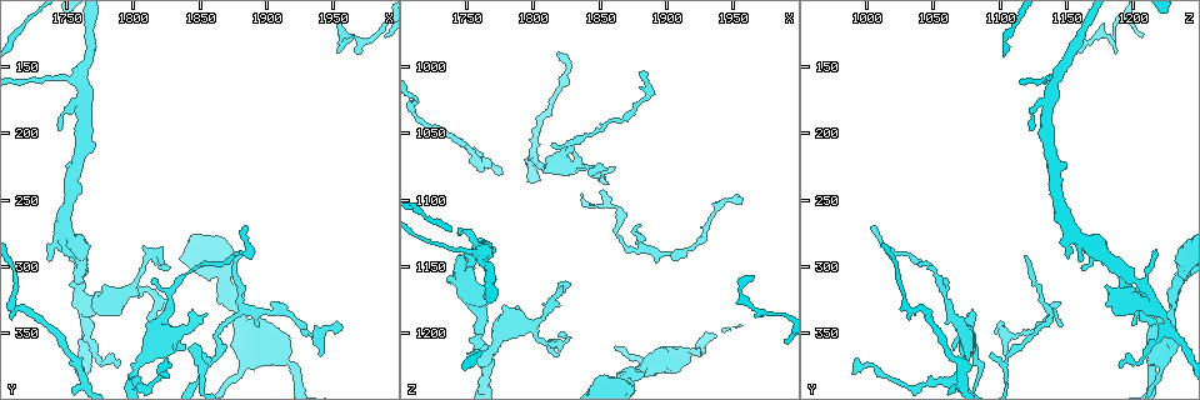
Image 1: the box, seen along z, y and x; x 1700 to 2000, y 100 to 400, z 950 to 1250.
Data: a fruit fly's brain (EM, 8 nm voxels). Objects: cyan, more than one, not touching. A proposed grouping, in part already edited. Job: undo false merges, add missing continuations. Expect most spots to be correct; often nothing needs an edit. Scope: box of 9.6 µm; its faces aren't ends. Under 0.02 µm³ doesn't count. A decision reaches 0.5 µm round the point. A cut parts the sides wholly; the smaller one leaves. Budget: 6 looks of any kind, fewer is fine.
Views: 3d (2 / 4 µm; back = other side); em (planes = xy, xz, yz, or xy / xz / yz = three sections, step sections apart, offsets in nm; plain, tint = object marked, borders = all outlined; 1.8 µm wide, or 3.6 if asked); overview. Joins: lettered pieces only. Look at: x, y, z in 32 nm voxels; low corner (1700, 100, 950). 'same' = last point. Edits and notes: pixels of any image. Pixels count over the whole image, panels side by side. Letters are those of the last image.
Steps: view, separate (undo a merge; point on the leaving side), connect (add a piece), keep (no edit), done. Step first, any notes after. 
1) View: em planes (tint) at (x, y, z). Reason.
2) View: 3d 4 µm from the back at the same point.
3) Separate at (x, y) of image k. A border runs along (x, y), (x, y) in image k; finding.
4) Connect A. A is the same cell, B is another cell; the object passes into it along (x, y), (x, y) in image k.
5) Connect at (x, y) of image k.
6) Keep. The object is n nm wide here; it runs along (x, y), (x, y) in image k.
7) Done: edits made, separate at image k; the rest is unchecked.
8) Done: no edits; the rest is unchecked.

View: 3d 4 µm at (1852, 366, 1096). Thin end.

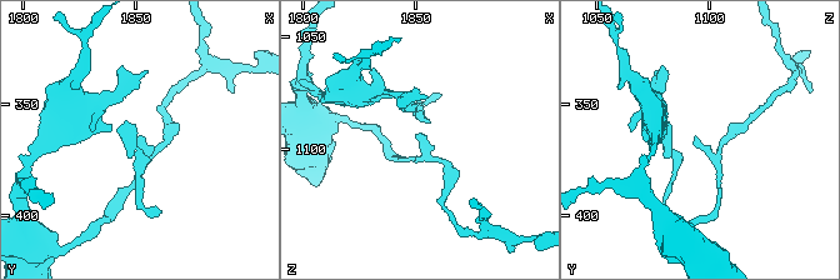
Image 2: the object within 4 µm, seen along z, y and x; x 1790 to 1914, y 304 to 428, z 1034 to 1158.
View: em planes (borders) at (1852, 365, 1094). Need the tissue.

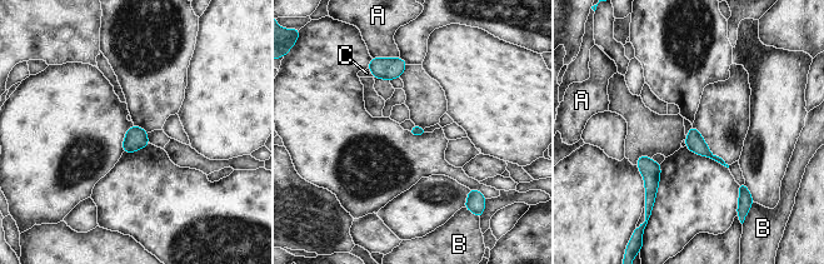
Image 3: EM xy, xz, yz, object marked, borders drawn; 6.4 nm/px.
Keep. The object is 70 nm wide here; A, B and C are other cells; a border runs along (368, 68), (373, 76) in image 3; none of them fits.

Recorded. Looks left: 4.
View: 3d 4 µm at (1878, 364, 1230). Free end.

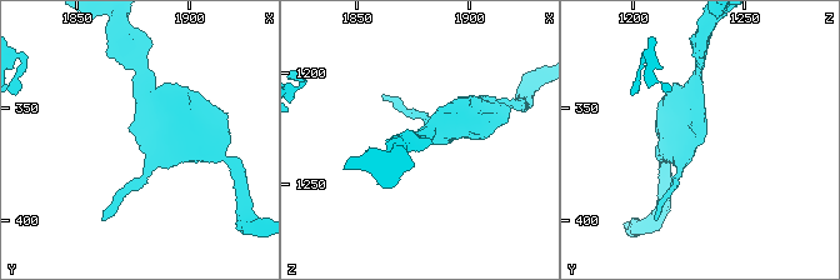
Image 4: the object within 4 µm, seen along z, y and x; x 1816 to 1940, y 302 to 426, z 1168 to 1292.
View: em planes (borders) at (1878, 365, 1228).

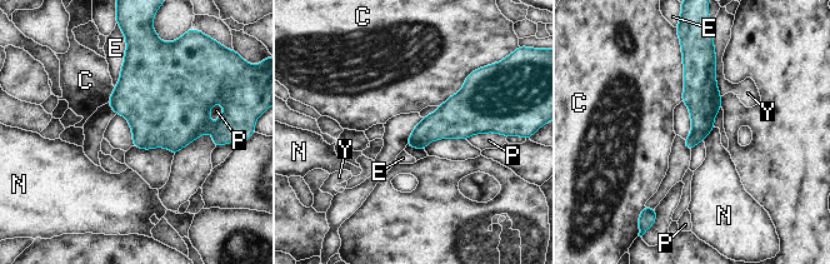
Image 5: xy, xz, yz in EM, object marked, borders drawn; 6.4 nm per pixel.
Keep. The longest contact is with C, 360 nm; C, E, N, P and Y are other cells; it runs along (688, 56), (699, 69), (690, 144) in image 5; none of them fits.

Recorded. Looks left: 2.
View: em planes (borders) at (1958, 344, 1098).

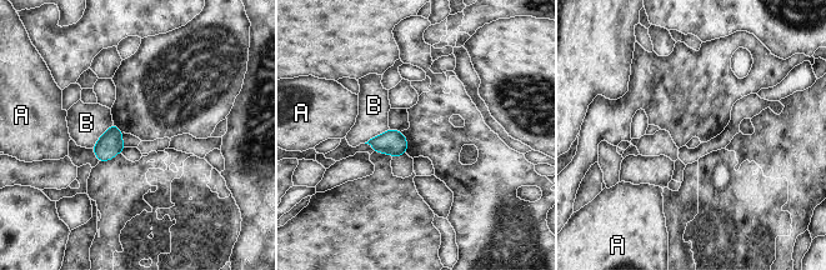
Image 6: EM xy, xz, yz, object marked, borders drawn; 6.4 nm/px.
Keep. A and B are other cells; a border runs along (113, 123), (91, 148) in image 6; none of them fits.

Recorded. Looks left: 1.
Done: no edits; the rest is unchecked.

